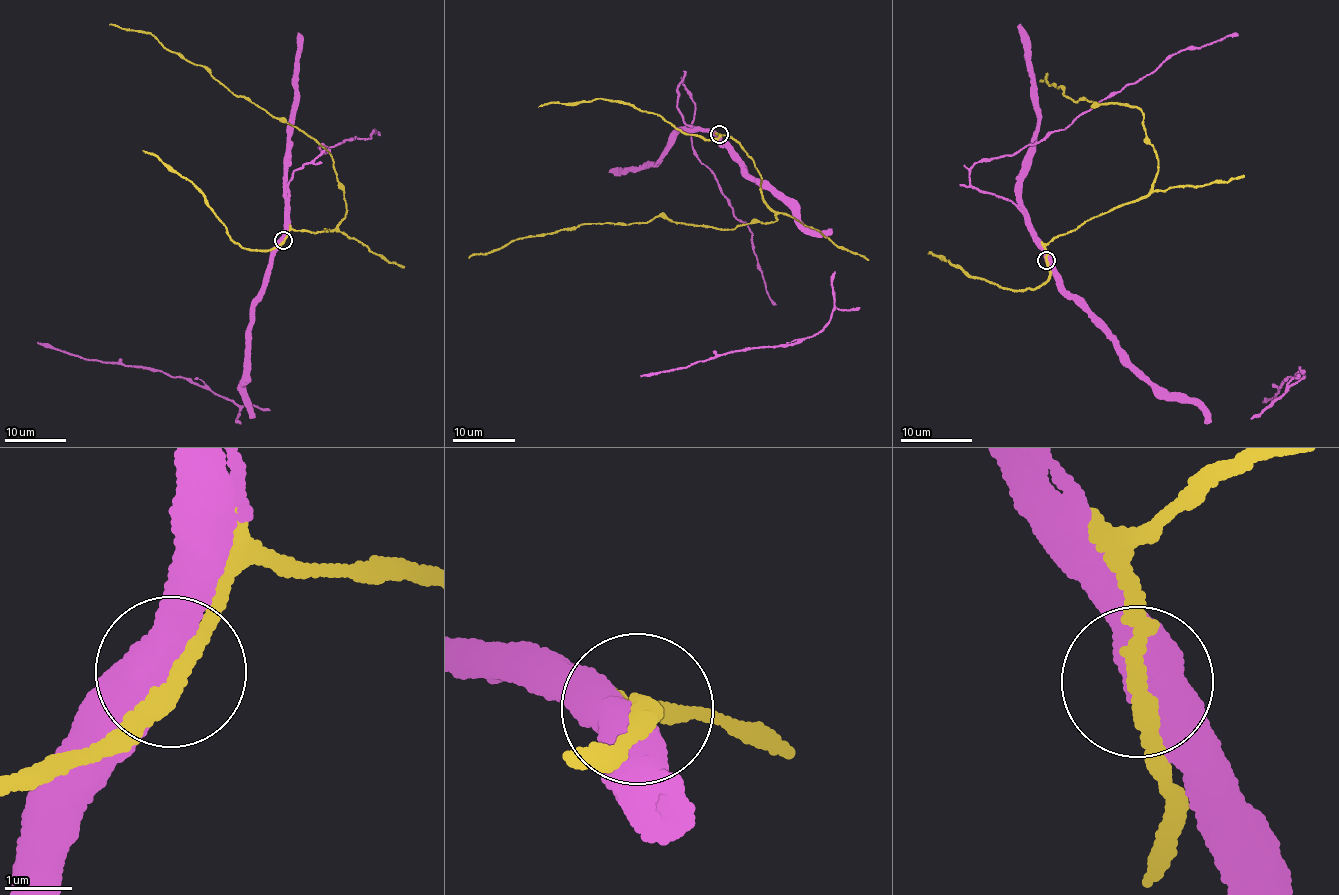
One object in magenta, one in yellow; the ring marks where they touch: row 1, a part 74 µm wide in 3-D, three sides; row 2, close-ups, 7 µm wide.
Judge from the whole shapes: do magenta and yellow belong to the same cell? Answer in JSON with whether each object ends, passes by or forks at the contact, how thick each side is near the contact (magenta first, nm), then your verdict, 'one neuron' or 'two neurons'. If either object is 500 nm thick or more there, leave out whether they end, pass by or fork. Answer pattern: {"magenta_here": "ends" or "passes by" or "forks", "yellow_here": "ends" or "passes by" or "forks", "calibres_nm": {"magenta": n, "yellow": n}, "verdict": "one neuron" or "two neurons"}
{"calibres_nm": {"magenta": 550, "yellow": 240}, "verdict": "one neuron"}

